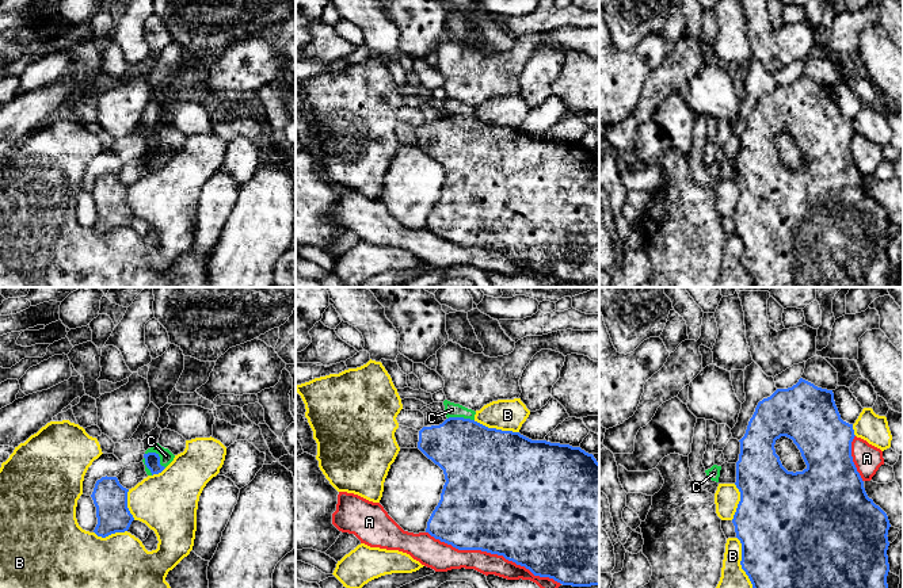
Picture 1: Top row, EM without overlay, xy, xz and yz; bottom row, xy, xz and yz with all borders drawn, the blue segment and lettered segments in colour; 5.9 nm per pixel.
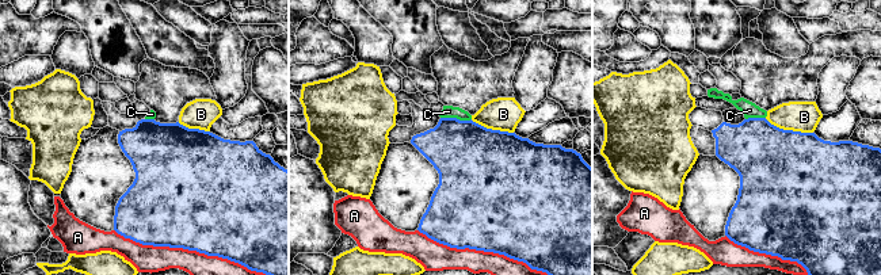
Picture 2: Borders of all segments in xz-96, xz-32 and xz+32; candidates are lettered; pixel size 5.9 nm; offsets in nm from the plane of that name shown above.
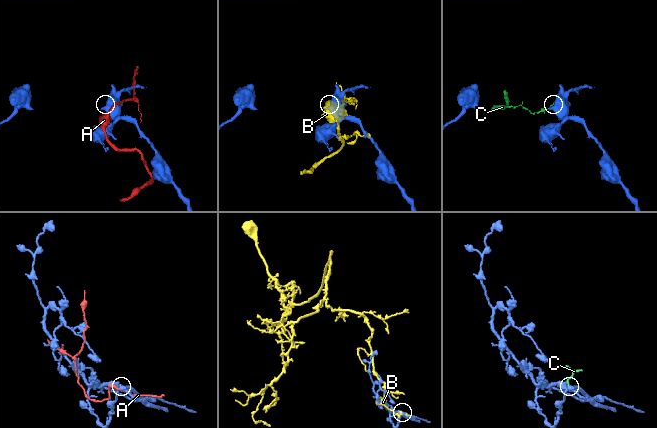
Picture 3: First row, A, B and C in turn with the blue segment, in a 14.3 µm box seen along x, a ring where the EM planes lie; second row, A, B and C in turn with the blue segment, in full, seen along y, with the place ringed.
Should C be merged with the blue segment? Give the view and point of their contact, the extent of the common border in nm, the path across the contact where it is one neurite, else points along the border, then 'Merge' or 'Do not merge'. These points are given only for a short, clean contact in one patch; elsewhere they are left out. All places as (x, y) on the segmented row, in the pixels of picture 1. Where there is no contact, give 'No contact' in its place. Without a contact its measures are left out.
Touches blue at xy (157, 455). Shared border 150 nm. Do not merge

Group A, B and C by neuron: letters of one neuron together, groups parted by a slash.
A / B / C

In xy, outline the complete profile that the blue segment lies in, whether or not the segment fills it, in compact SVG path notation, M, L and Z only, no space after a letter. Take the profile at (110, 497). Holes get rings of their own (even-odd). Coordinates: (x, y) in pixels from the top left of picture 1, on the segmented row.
M102 477L96 481L91 495L96 507L98 524L94 532L106 538L129 530L133 515L127 508L127 492L117 477Z

